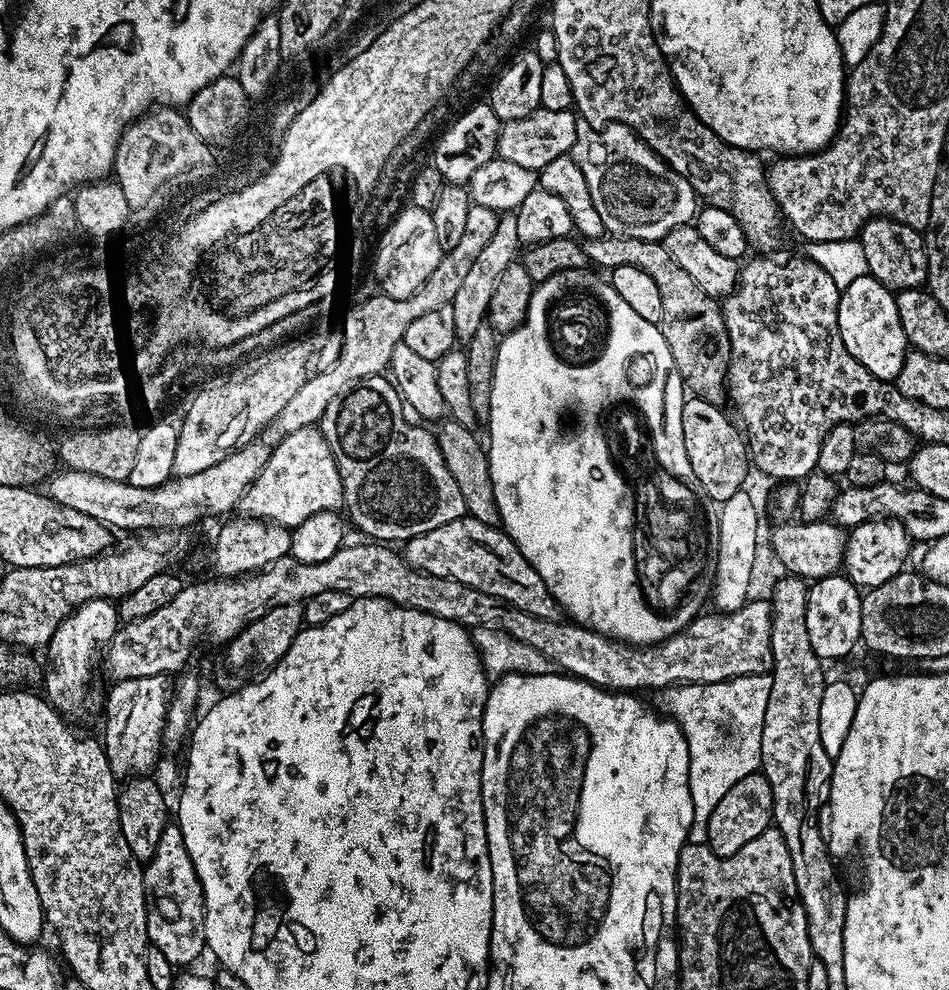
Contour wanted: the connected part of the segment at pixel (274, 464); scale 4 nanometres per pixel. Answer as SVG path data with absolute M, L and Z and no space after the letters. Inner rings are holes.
M311 426L294 431L288 435L283 435L277 444L276 449L271 449L268 460L264 463L264 468L258 474L258 478L249 488L244 491L238 505L239 511L245 516L254 516L257 520L283 524L285 528L291 530L306 522L319 512L331 512L339 509L344 502L344 487L340 477L340 464L332 457L332 448L328 445L328 440L319 432L319 427Z

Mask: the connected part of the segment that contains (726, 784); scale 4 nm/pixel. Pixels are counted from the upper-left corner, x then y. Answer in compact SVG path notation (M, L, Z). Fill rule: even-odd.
M757 674L733 676L731 680L713 684L673 686L659 693L659 711L679 724L688 743L688 785L694 802L691 843L707 841L710 814L714 814L714 806L722 802L726 790L751 772L761 771L762 726L766 718L766 702L770 702L771 685L771 675Z

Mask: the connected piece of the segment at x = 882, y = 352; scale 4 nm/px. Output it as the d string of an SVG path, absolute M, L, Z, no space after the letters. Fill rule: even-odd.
M871 274L854 278L850 286L842 289L838 302L838 330L846 350L870 374L880 380L895 381L902 370L902 362L910 351L906 334L902 330L902 318L898 318L898 306L893 289L878 282Z

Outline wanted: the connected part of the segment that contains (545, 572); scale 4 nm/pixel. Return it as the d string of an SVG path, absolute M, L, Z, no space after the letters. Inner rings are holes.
M591 267L579 268L578 270L562 270L556 276L551 276L539 281L535 285L532 297L529 300L528 312L523 323L507 333L508 344L501 343L496 349L496 365L492 378L492 405L491 412L486 419L488 425L488 436L492 441L487 441L486 451L488 454L488 469L490 470L490 482L494 490L494 502L498 506L500 524L503 531L518 546L518 550L528 559L530 564L538 570L542 582L550 590L550 594L556 599L565 613L568 612L573 621L583 624L585 628L591 628L594 632L601 632L603 636L610 636L614 640L622 640L637 646L647 646L656 644L667 636L674 636L682 631L689 622L696 619L698 610L704 604L705 597L709 595L710 588L701 588L691 595L680 594L675 598L676 605L669 612L659 612L652 608L652 604L646 597L651 594L652 588L660 588L664 584L665 571L661 568L640 568L640 580L638 584L632 584L632 536L634 525L632 524L632 488L636 488L642 480L650 478L654 474L654 466L660 460L668 462L687 462L686 446L684 445L684 435L682 434L682 410L686 399L686 385L680 376L678 366L674 362L674 354L670 354L670 346L666 342L663 331L657 325L646 322L622 299L618 290L607 279L600 276L599 271ZM568 292L592 292L592 296L600 296L600 300L608 300L608 308L612 308L612 340L608 343L608 353L604 355L604 360L600 364L592 364L592 368L564 368L560 365L560 360L552 360L556 353L550 350L546 342L544 324L548 312L560 304L560 300L568 300Z

